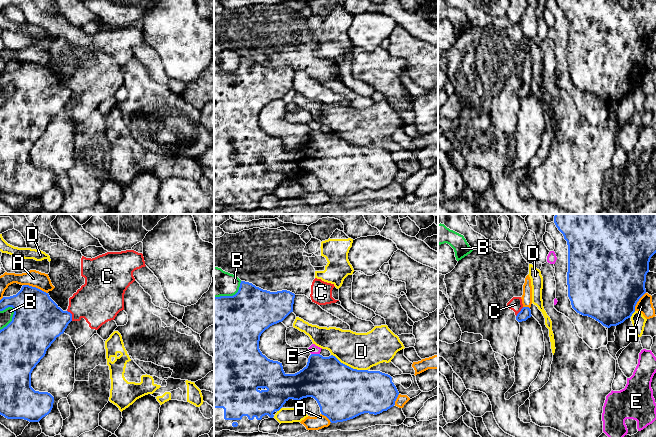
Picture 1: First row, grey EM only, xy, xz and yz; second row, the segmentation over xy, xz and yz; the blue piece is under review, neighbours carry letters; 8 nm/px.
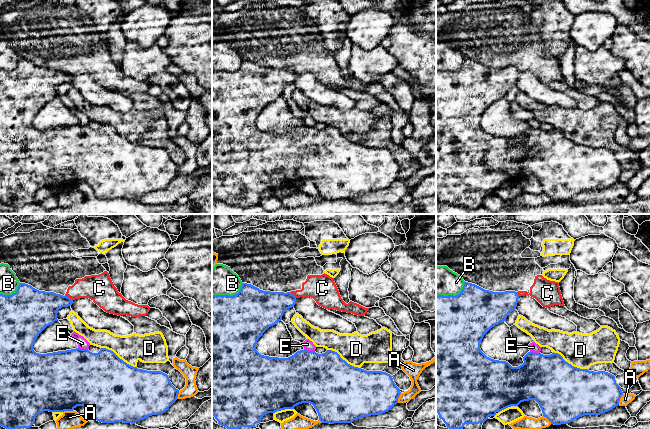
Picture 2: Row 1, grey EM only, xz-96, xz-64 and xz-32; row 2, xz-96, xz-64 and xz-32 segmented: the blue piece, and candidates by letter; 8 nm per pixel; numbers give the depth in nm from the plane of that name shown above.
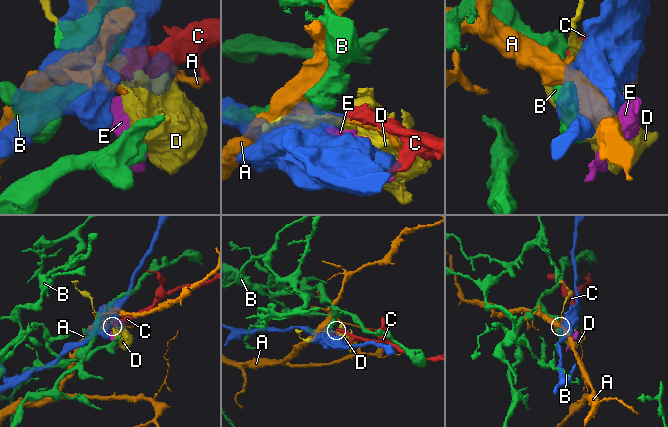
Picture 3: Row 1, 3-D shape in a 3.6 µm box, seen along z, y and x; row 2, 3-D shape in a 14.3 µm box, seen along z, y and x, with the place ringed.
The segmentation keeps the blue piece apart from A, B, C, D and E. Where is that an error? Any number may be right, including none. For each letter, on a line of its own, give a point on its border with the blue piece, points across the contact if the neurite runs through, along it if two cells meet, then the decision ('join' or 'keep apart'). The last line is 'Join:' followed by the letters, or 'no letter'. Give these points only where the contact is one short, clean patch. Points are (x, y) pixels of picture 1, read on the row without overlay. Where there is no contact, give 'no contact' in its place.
A: xy (35, 63) | keep apart
B: xy (12, 95) | keep apart
C: xy (71, 91) | along xy (67, 86), (71, 90), (72, 96) | keep apart
D: xz (348, 142) | keep apart
E: xz (315, 130) | keep apart
Join: no letter

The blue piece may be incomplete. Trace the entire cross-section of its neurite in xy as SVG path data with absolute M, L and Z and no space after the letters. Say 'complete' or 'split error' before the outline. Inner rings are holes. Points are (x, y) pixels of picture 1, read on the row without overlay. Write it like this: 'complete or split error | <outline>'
complete | M23 61L16 71L0 76L0 87L8 83L14 85L14 90L12 97L0 106L0 191L39 198L51 188L54 173L31 163L31 149L51 120L64 109L72 90L63 87L48 69L29 61Z

